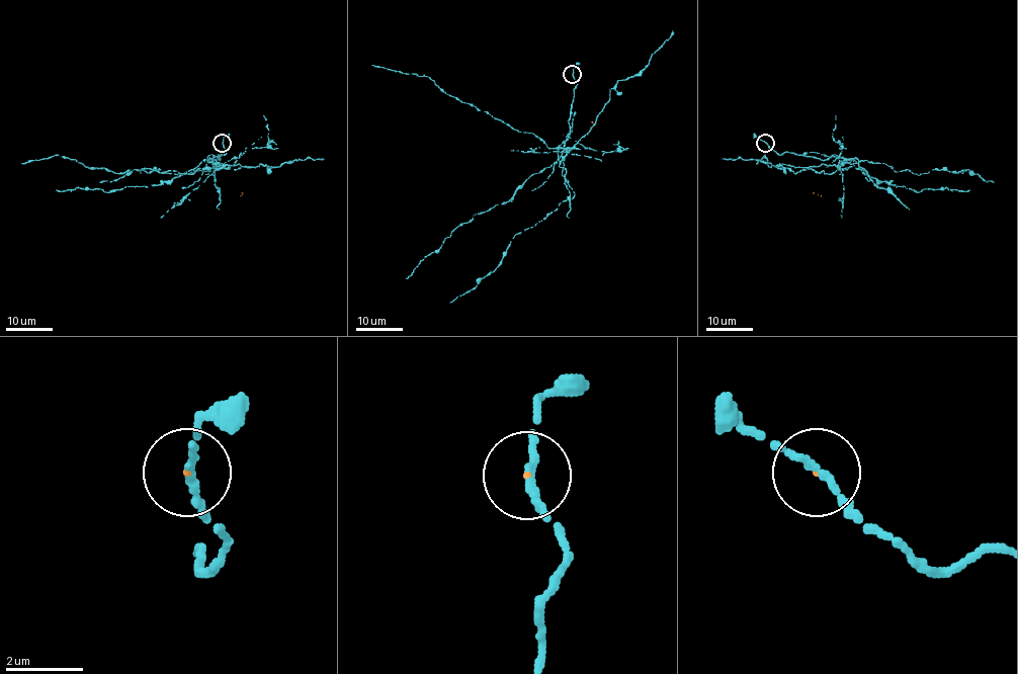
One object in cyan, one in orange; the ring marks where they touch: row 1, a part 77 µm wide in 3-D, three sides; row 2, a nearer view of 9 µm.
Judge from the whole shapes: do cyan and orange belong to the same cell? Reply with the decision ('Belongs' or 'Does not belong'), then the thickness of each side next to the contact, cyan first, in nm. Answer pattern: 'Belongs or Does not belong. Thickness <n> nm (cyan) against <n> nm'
Does not belong. Thickness 190 nm (cyan) against 50 nm

